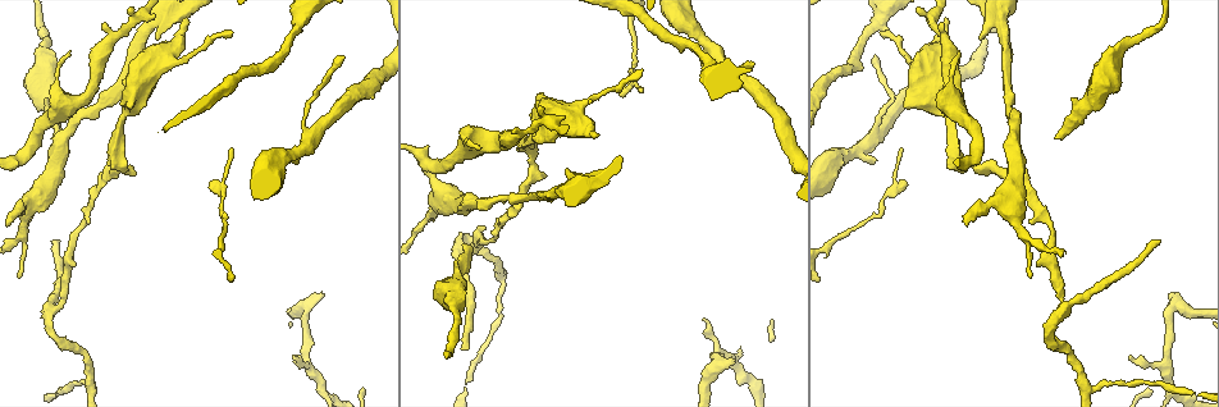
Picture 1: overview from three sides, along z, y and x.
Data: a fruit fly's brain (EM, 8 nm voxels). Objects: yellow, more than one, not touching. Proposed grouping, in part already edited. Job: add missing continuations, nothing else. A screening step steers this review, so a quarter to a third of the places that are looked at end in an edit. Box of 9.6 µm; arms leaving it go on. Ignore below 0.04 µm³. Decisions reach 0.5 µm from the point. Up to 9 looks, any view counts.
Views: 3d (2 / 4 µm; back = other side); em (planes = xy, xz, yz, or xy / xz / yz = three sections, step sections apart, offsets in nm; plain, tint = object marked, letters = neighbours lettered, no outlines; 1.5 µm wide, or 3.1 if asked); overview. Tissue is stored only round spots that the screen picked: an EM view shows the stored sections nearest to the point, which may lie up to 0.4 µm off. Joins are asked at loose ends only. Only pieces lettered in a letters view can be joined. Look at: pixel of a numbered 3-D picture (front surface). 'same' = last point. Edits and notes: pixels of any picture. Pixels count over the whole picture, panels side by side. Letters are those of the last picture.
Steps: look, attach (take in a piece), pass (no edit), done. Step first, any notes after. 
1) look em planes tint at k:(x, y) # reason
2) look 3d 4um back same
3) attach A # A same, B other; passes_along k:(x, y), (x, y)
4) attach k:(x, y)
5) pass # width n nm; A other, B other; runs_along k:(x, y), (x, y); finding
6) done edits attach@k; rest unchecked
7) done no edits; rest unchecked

look 3d 4um at 1:(123, 162) # an open end

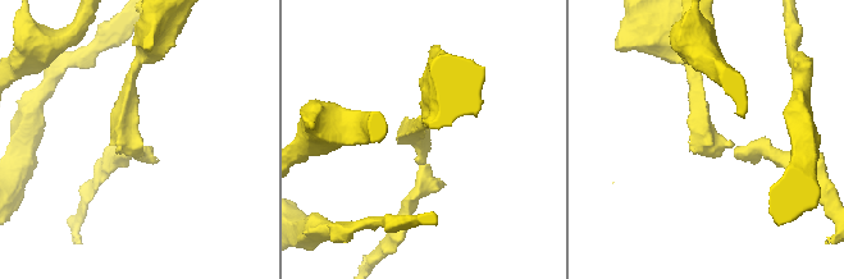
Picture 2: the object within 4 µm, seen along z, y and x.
look em xz step 4 tint at 2:(729, 147)

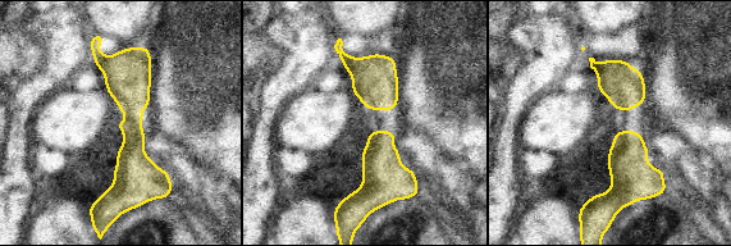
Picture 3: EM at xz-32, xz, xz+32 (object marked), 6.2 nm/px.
look em planes letters same

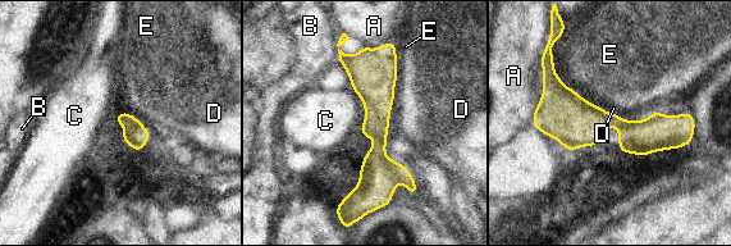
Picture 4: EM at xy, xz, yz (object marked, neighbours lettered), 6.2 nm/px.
pass # A other, B other, C other, D other, E other; runs_along 4:(384, 49), (377, 181), (359, 200); none of them fits

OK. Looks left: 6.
look 3d 4um at 1:(959, 50) # tapers out

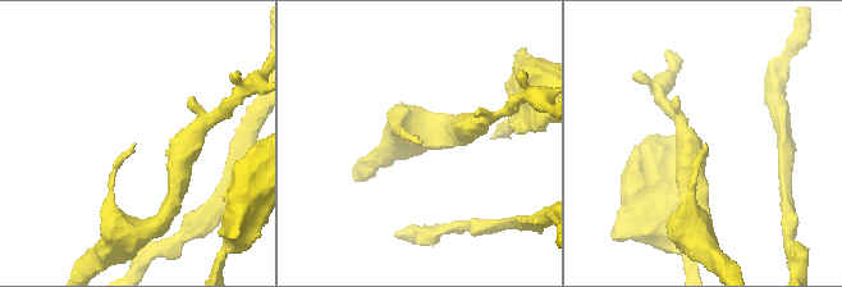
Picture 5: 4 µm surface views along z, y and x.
look em planes letters at 5:(419, 145)

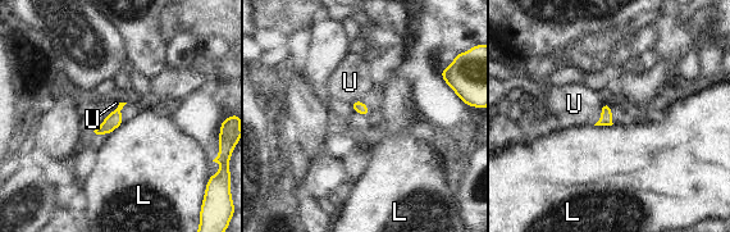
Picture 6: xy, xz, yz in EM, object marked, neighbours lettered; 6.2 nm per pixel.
pass # L other, U other; border 6:(612, 123), (593, 124); no lettered piece goes on from it

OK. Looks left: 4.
look 3d 4um back at 1:(464, 347) # long arm stops here

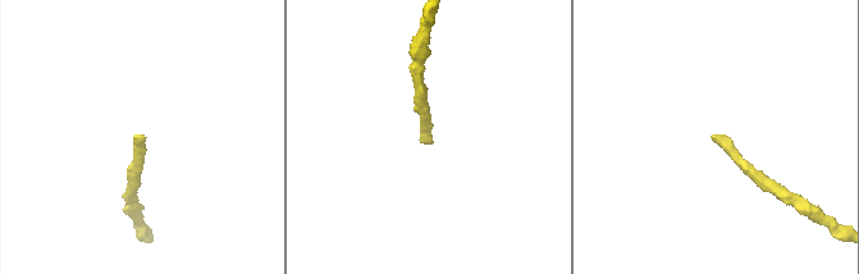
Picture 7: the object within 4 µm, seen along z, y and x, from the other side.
look em planes letters at 7:(140, 138)

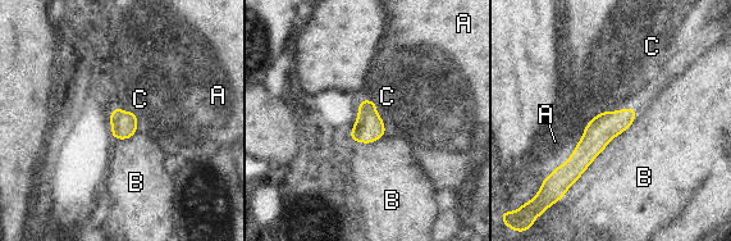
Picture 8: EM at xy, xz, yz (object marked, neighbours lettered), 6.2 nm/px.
pass # A other, B other, C other; border 8:(631, 107), (602, 110), (599, 113); no lettered piece goes on from it

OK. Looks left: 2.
look 3d 2um at 1:(1128, 358) # tapers out

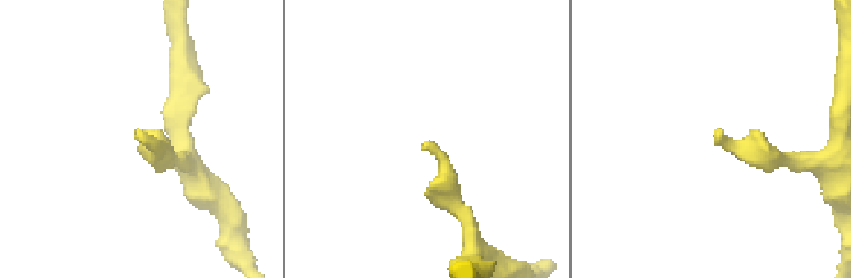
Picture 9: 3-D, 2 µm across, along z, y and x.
look em xy step 4 letters at 9:(717, 137)

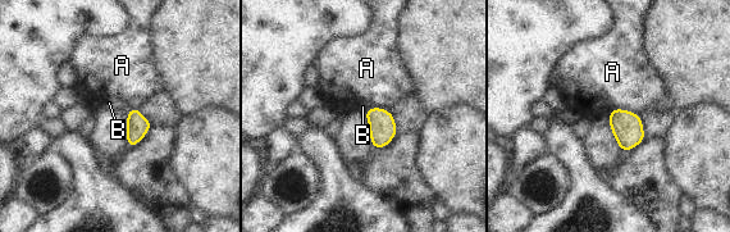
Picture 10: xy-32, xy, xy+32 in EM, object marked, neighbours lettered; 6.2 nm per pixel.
pass # A other, B other; border 10:(369, 107), (364, 112); none of them fits

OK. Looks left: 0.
done no edits; rest unchecked

